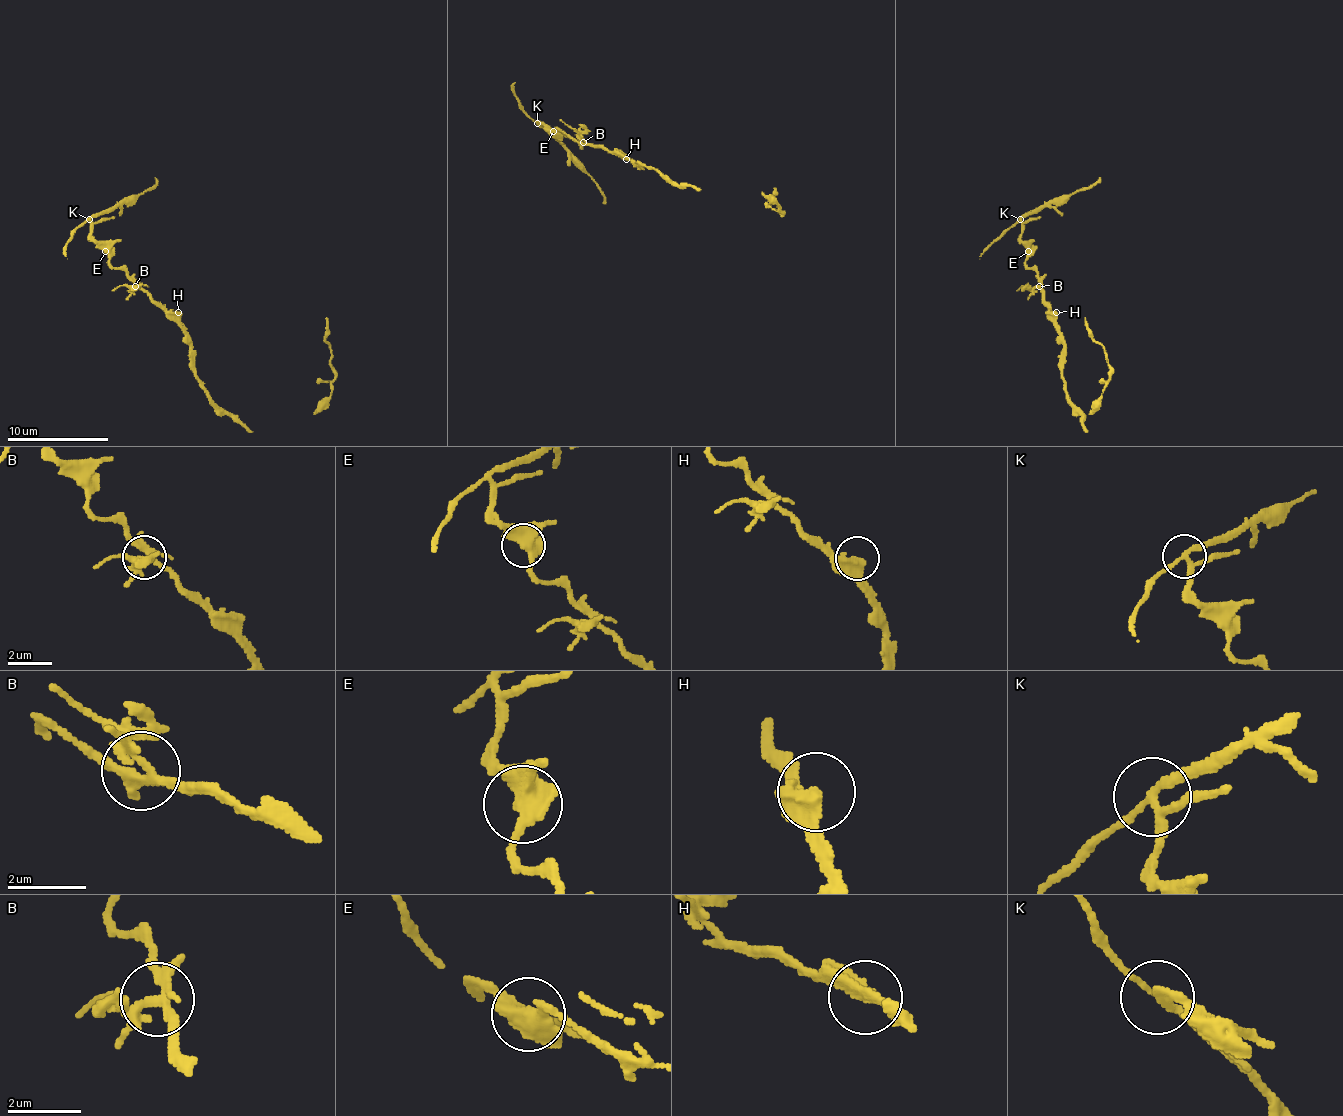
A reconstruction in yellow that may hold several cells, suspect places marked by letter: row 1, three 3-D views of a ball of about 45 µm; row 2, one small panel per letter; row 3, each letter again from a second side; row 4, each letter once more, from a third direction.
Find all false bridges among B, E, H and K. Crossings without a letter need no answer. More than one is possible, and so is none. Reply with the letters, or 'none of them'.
K

